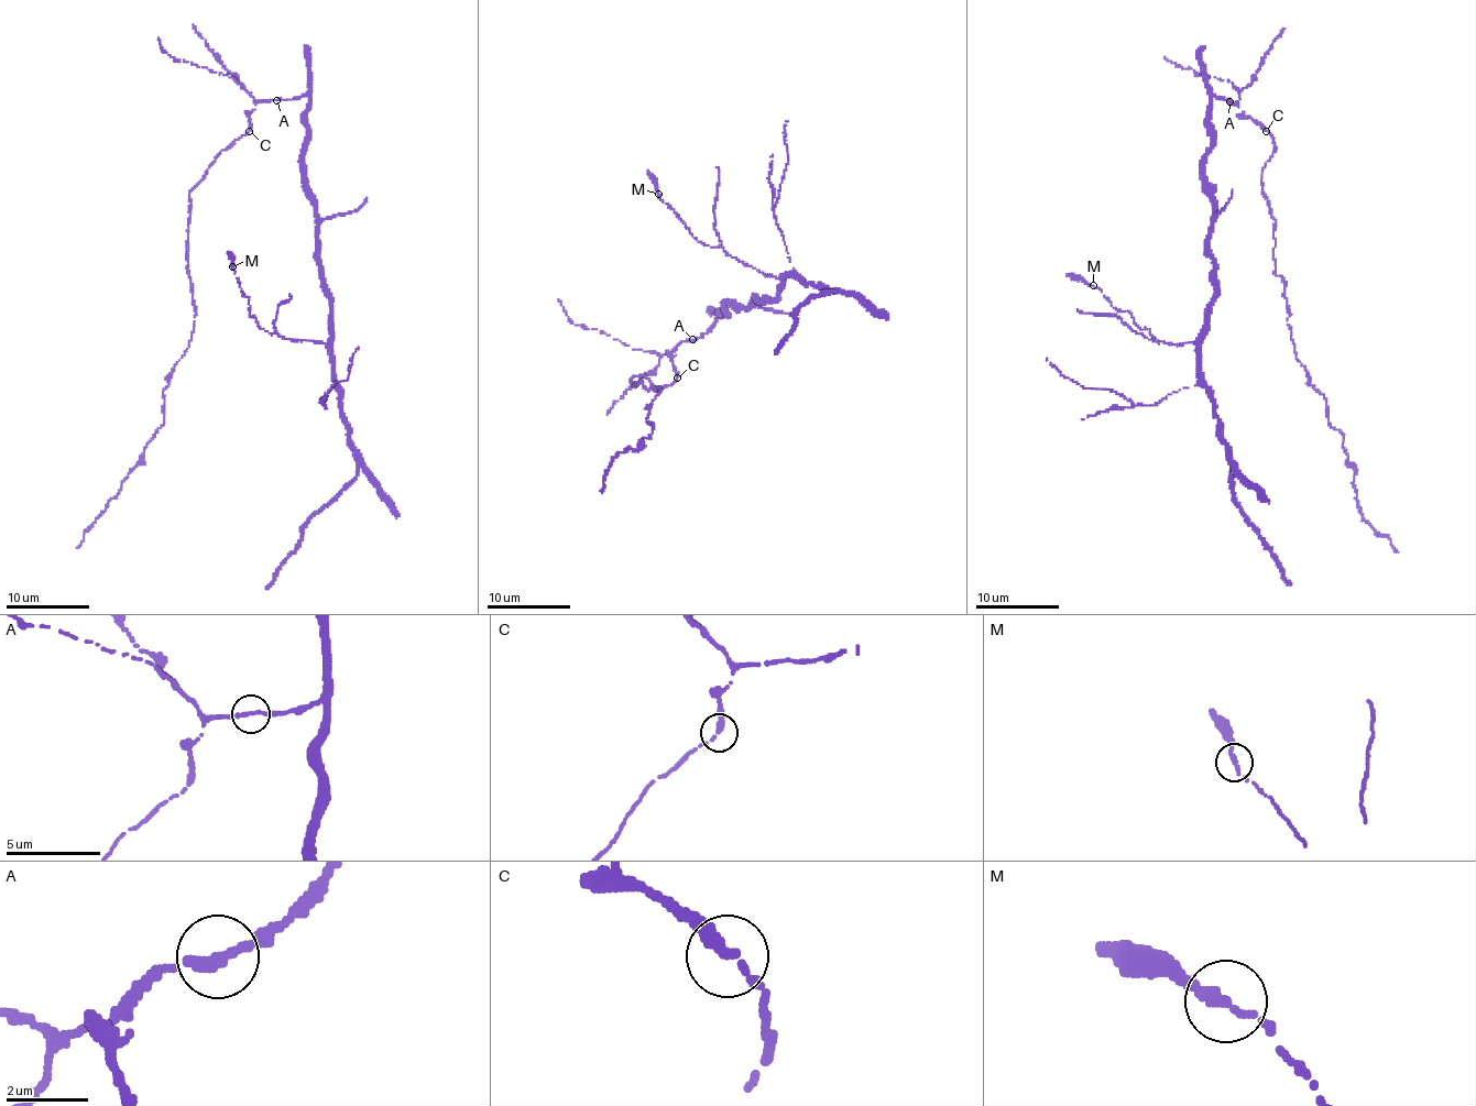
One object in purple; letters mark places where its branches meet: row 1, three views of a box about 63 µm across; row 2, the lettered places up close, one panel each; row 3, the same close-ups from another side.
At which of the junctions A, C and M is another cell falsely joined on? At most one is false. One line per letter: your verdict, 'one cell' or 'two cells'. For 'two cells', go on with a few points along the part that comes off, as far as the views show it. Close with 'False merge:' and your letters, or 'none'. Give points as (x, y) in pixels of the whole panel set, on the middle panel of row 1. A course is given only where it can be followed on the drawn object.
A: one cell
C: one cell
M: one cell
False merge: none

